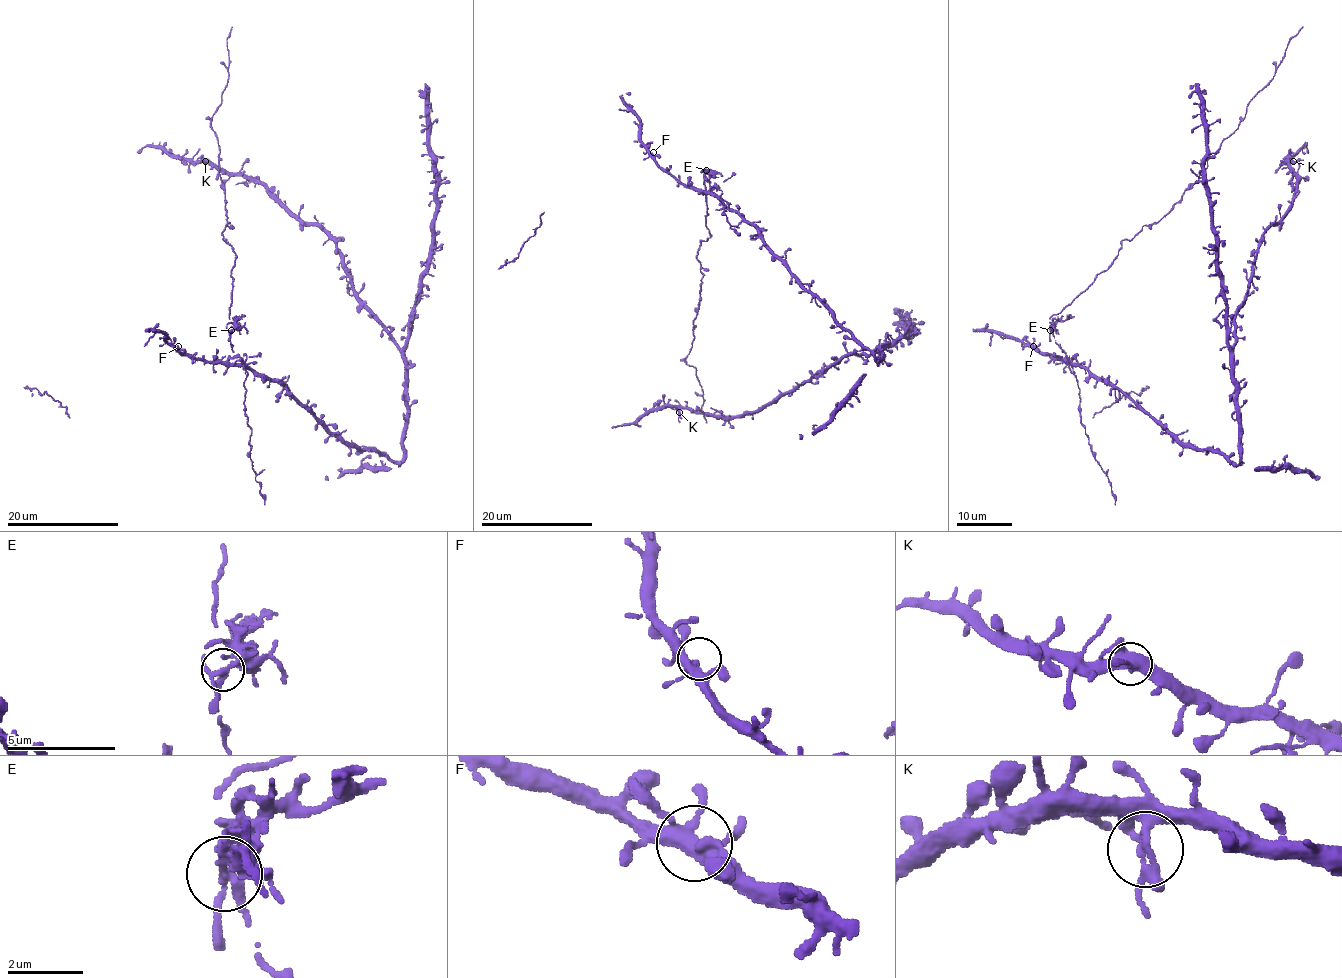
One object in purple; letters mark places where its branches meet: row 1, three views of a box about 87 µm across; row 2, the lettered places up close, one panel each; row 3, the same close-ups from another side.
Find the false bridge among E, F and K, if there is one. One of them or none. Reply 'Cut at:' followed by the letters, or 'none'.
Cut at: E

